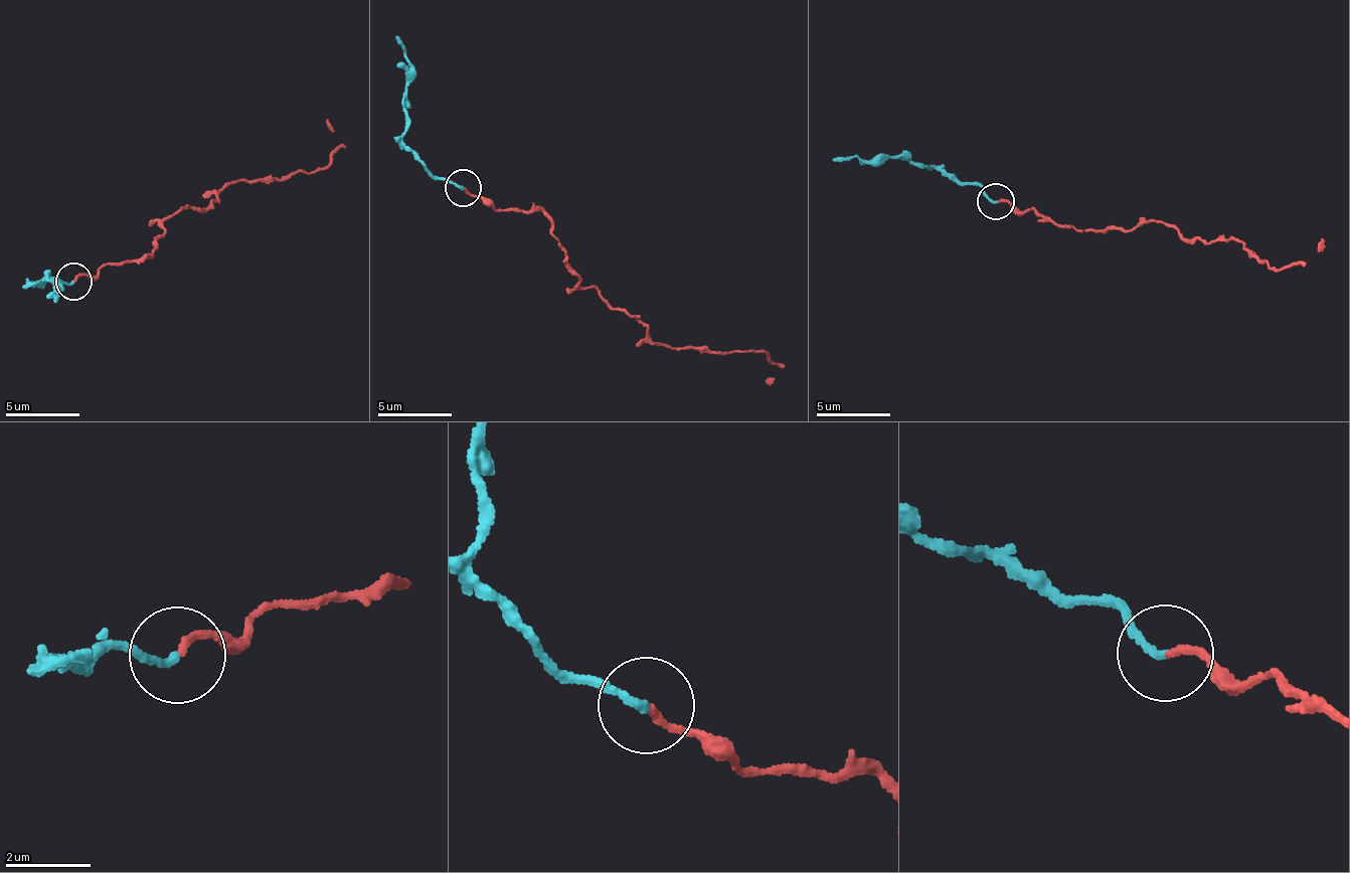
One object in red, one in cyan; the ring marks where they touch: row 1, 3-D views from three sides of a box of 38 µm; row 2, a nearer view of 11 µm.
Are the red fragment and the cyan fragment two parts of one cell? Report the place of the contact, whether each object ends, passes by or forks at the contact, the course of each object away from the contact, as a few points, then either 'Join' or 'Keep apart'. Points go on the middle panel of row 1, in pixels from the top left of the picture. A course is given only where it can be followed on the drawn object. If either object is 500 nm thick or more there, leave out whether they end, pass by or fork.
Place: (463, 187). At the ring red ends. At the ring cyan ends. Course of red: (464, 188), (495, 209), (540, 210), (579, 287), (657, 343), (764, 353), (778, 368), (765, 378). Course of cyan: (464, 188), (437, 178), (405, 142), (408, 62), (397, 35). Keep apart

